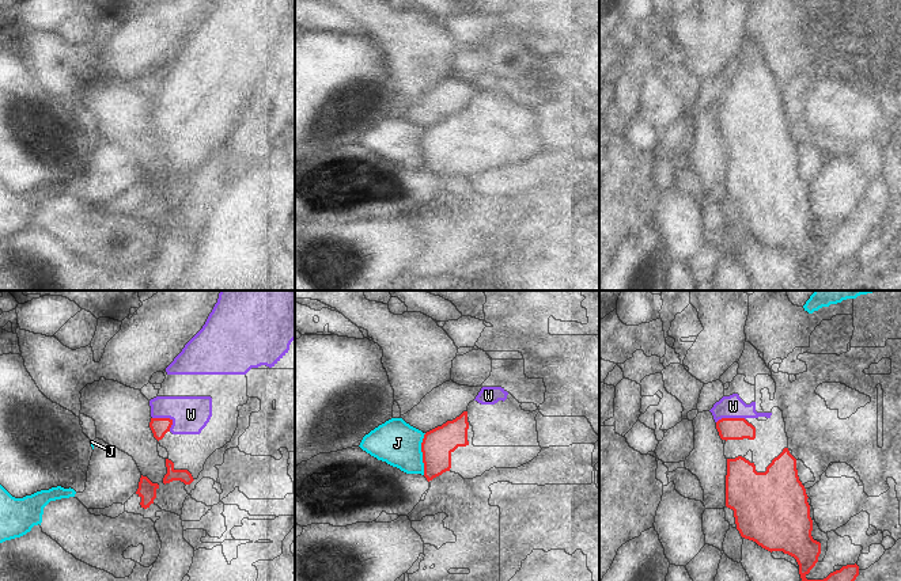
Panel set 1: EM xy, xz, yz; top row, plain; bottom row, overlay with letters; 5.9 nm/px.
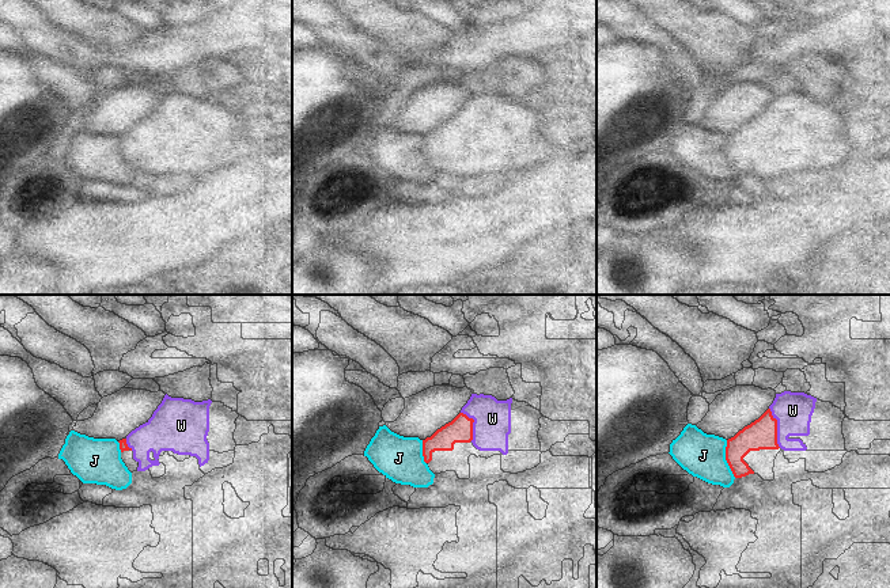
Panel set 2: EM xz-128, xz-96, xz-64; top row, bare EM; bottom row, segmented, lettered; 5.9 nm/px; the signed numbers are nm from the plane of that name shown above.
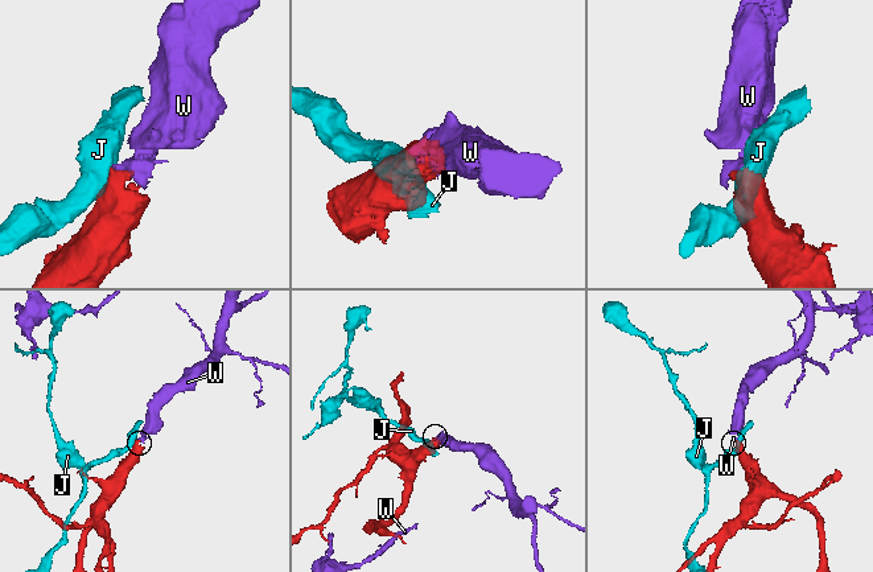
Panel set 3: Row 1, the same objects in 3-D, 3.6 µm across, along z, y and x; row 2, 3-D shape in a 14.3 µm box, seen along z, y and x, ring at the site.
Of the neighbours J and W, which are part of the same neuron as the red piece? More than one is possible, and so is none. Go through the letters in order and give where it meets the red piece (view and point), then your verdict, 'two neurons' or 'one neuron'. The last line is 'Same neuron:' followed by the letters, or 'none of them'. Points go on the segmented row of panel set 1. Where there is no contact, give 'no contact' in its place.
J: contact xz (423, 454); two neurons
W: contact xy (167, 418); one neuron
Same neuron: W

